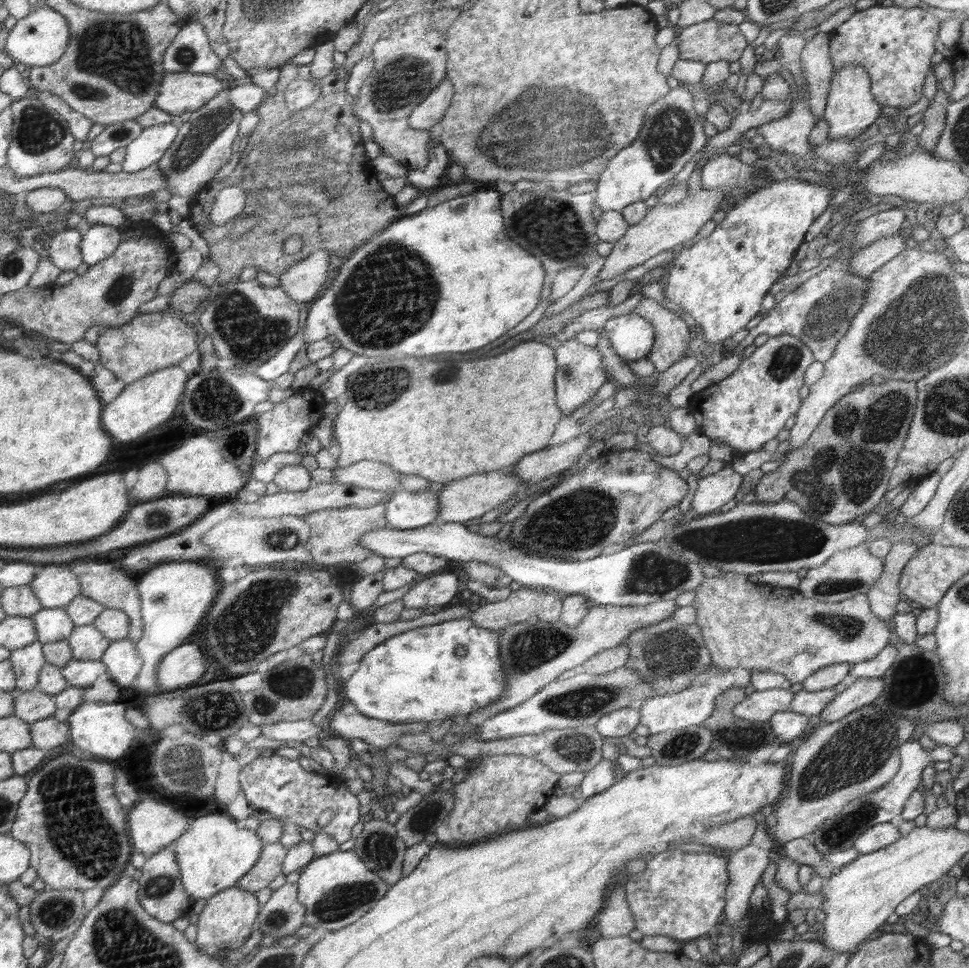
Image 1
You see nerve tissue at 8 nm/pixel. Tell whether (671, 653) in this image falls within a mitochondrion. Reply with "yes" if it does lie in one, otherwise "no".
yes

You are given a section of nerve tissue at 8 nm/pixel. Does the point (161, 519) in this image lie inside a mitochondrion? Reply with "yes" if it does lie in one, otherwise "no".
no

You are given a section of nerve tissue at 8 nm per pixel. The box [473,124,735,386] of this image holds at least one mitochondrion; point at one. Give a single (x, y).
(547, 222)

